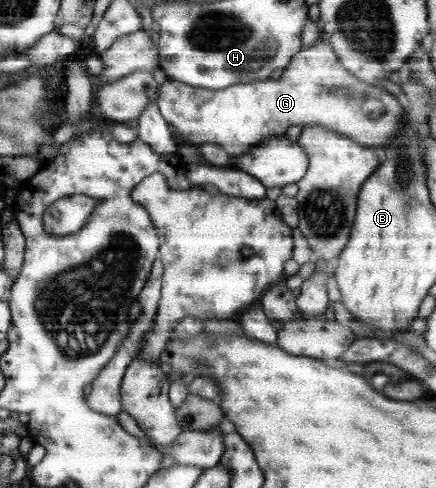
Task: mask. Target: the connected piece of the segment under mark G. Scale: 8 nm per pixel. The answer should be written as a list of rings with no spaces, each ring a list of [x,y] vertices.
[[[322,41],[308,49],[302,48],[278,80],[268,78],[252,83],[233,84],[220,90],[188,86],[183,82],[166,80],[159,88],[159,97],[156,101],[160,115],[168,125],[178,130],[178,134],[184,140],[183,144],[196,146],[202,143],[216,144],[218,147],[223,147],[231,155],[232,160],[251,152],[263,141],[284,136],[292,126],[296,125],[322,126],[346,135],[362,146],[376,147],[379,152],[391,145],[391,142],[404,132],[404,127],[400,129],[402,106],[398,104],[398,100],[388,92],[382,94],[380,86],[368,84],[349,73],[349,70],[340,63],[334,48]]]

